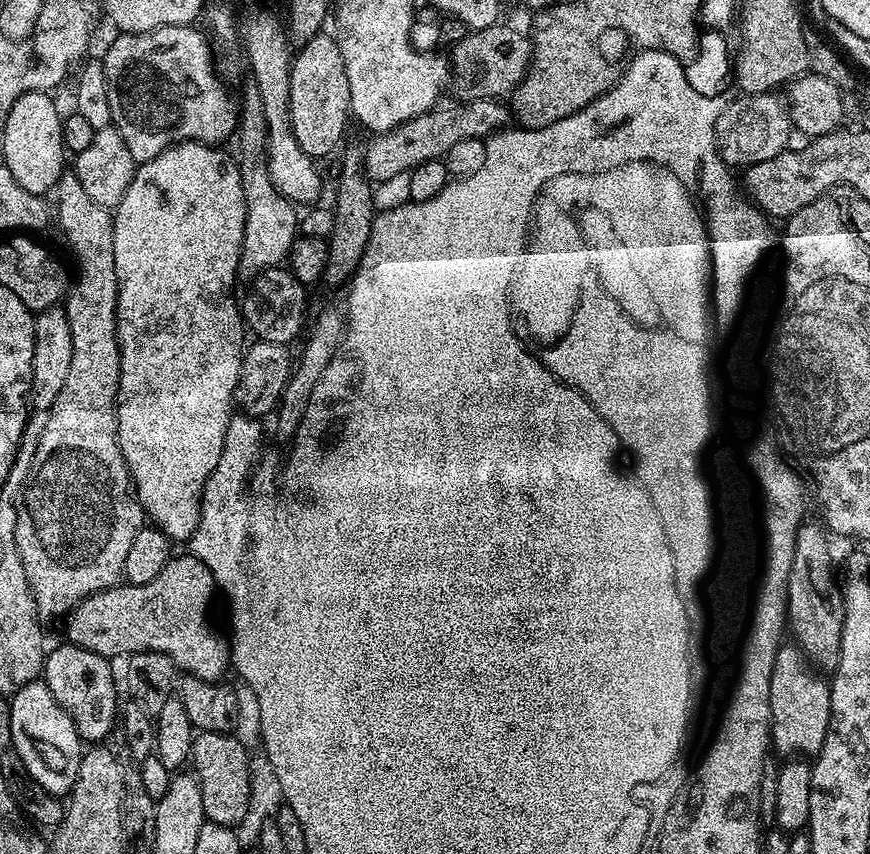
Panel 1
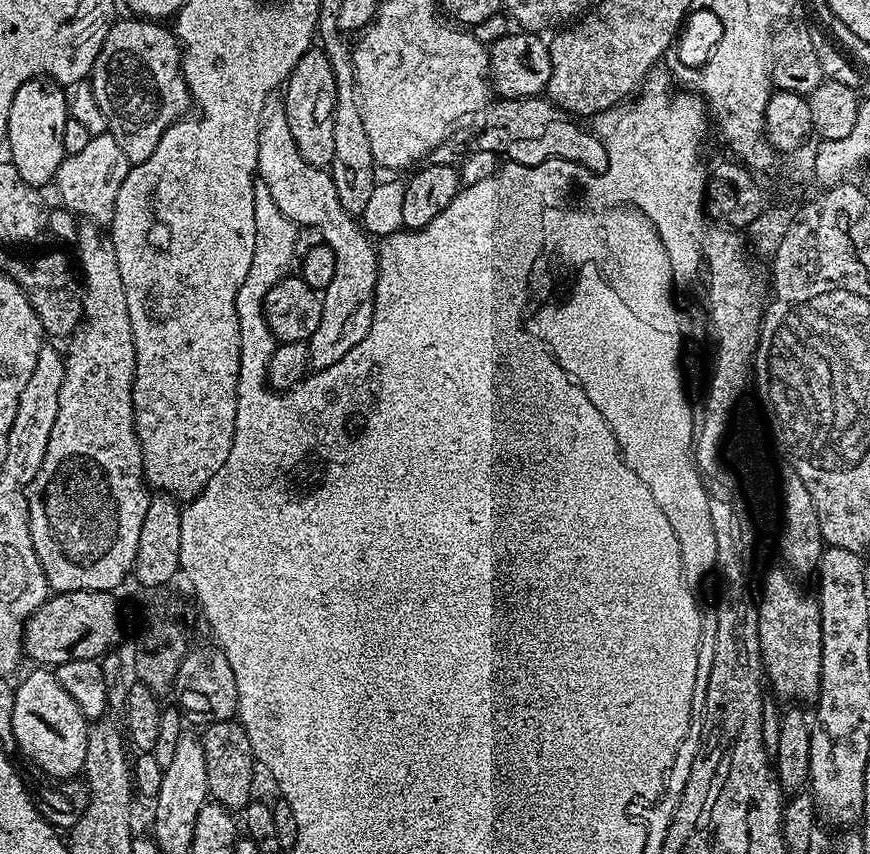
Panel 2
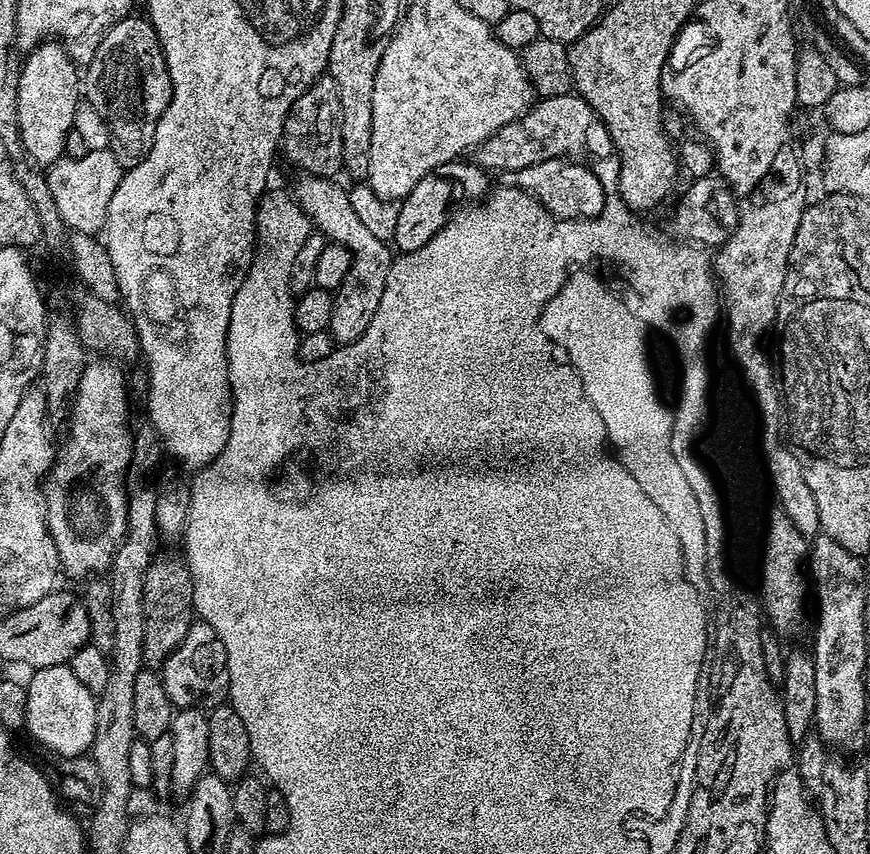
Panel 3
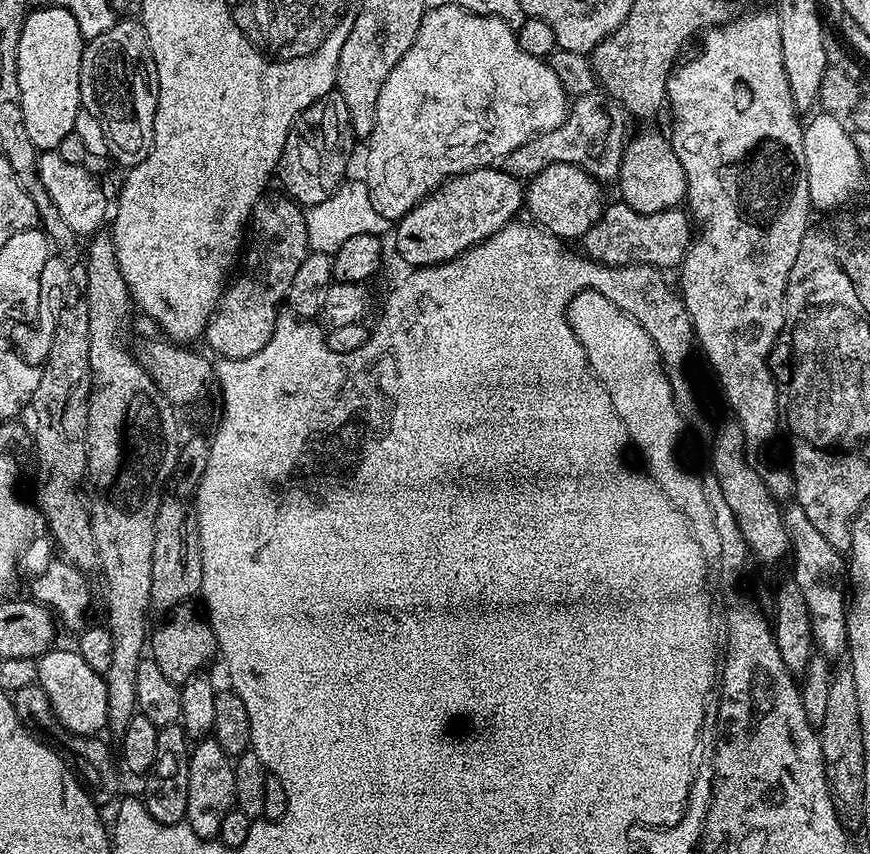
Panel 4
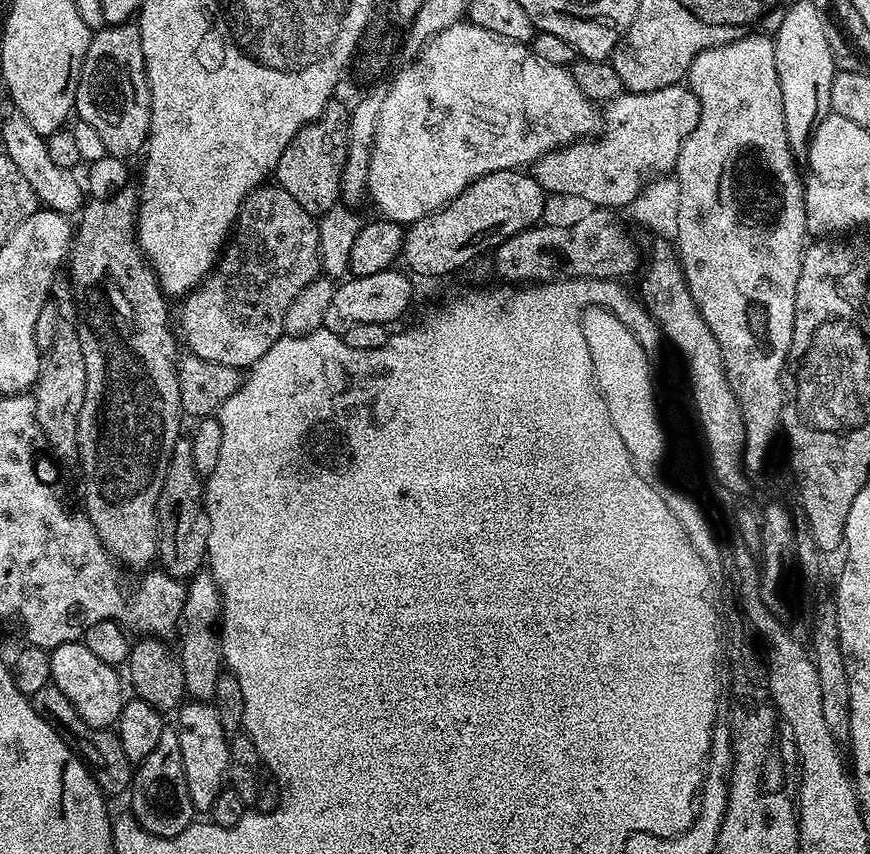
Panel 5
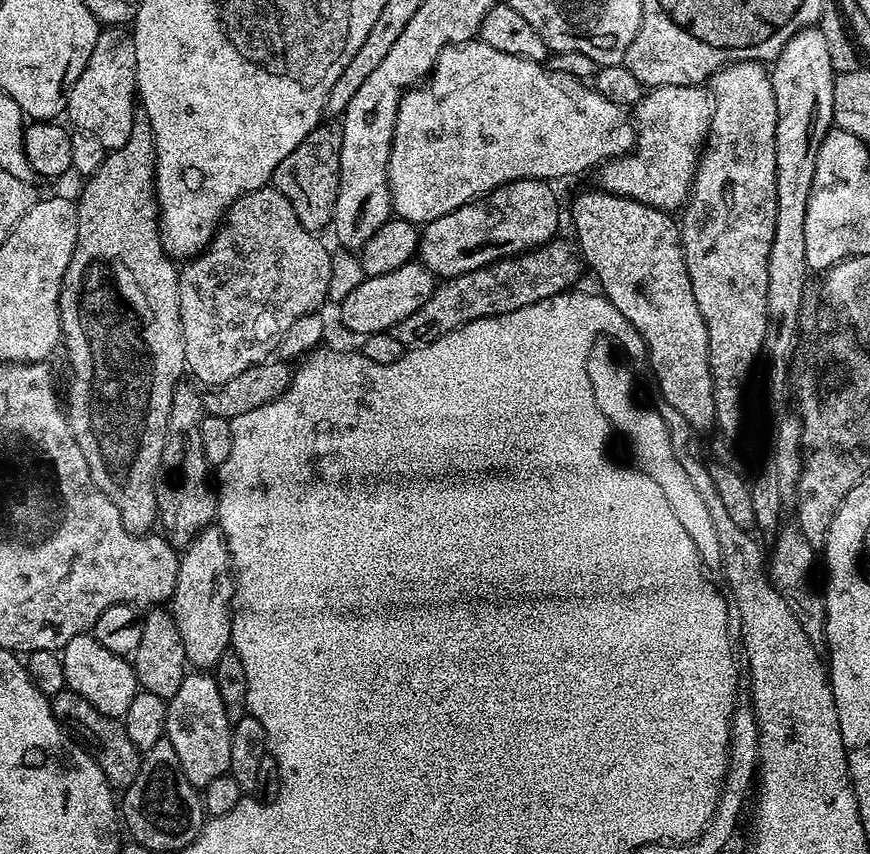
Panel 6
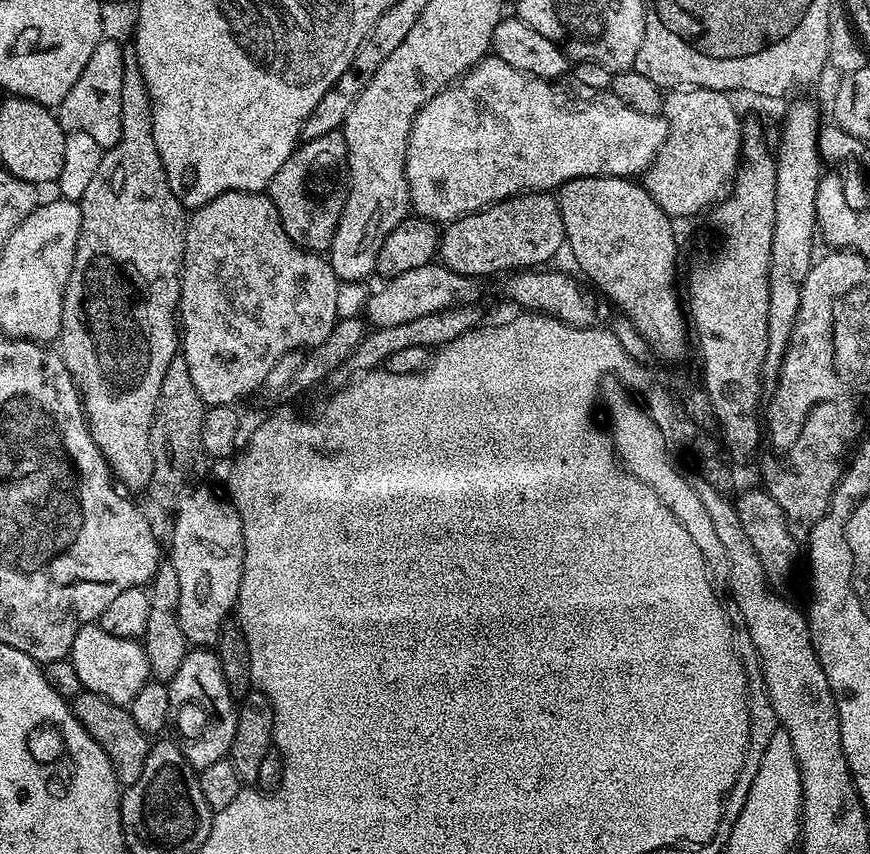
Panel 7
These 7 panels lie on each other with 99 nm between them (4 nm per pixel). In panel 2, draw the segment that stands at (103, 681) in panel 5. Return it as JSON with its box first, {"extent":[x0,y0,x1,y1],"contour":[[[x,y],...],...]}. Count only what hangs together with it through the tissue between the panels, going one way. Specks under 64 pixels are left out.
{"extent":[12,666,90,782],"contour":[[[44,666],[33,669],[21,684],[15,685],[12,738],[15,747],[20,747],[46,775],[68,782],[84,771],[90,724],[82,710],[78,710],[78,702],[62,690],[62,682],[58,682],[55,671]]]}

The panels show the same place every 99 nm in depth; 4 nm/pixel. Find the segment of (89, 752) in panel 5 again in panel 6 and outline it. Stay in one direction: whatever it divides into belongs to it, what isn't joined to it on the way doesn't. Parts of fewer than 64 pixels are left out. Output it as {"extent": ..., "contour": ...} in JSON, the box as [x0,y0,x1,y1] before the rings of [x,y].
{"extent":[50,690,142,790],"contour":[[[71,690],[62,691],[51,697],[50,703],[54,718],[59,722],[61,728],[81,748],[88,749],[95,756],[98,766],[106,774],[108,783],[112,785],[113,789],[123,790],[130,787],[134,778],[138,778],[140,773],[142,753],[136,749],[134,742],[130,742],[123,723],[115,716],[107,716],[94,710],[94,706],[90,706],[90,702],[86,702],[86,698],[82,698],[77,692]]]}

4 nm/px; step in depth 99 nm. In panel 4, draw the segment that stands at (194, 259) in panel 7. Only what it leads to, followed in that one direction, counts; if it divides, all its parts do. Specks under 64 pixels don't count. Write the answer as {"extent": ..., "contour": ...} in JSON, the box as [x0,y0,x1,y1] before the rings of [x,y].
{"extent":[203,198,310,360],"contour":[[[291,198],[268,199],[257,200],[252,208],[238,271],[225,287],[216,303],[216,311],[204,329],[203,339],[208,340],[217,357],[225,360],[241,360],[262,350],[276,325],[276,317],[285,303],[294,273],[310,251],[301,205]]]}

